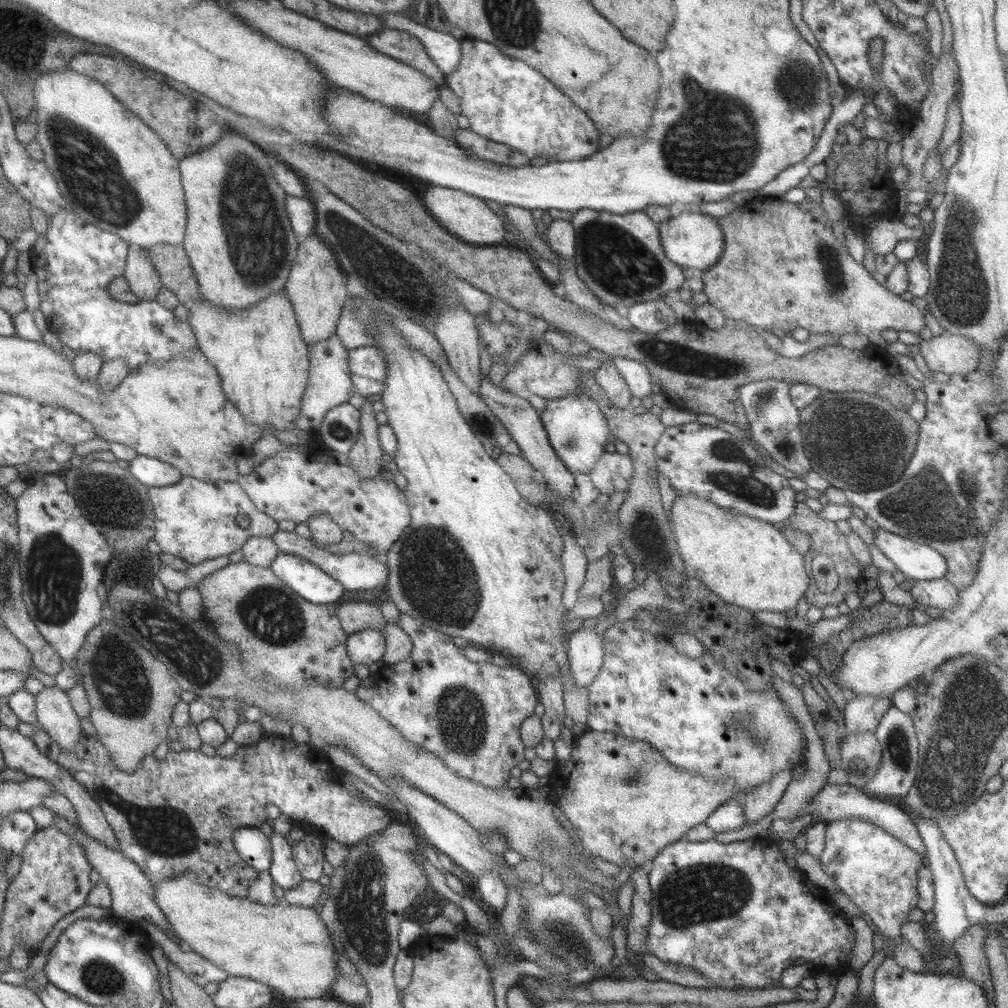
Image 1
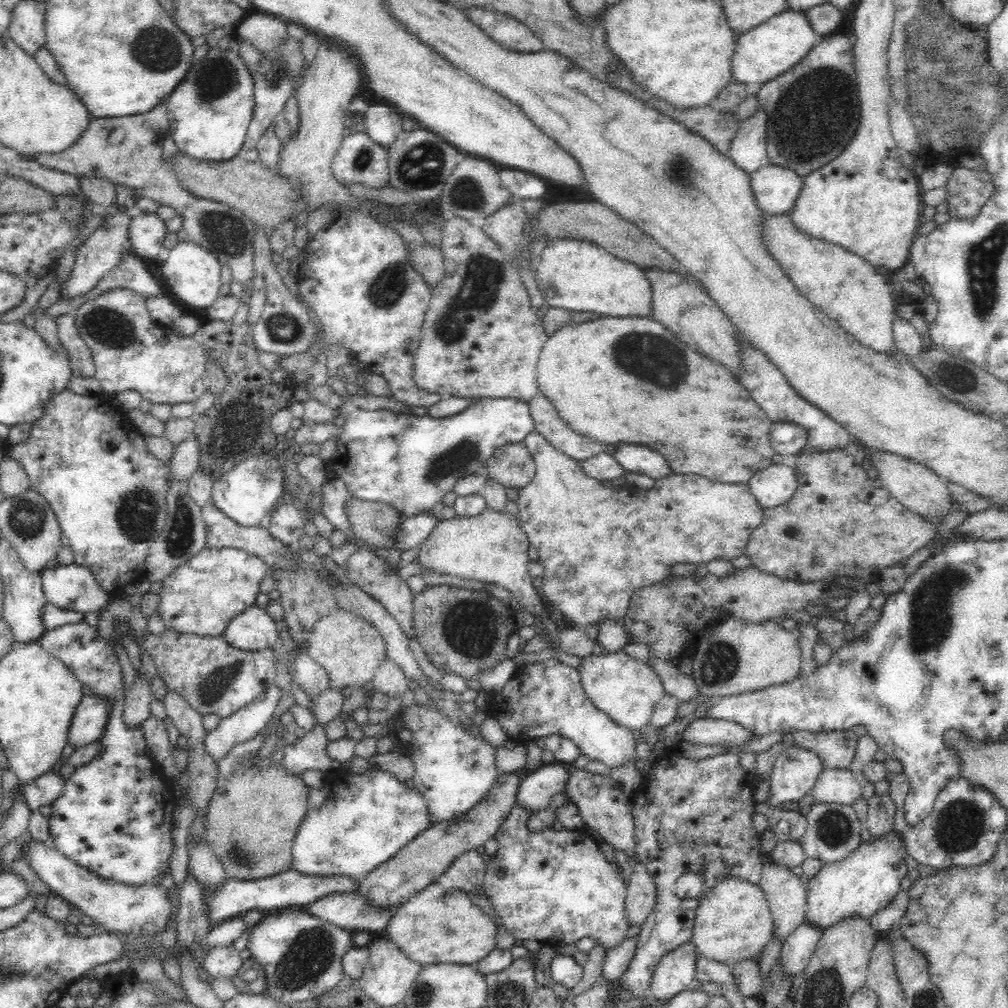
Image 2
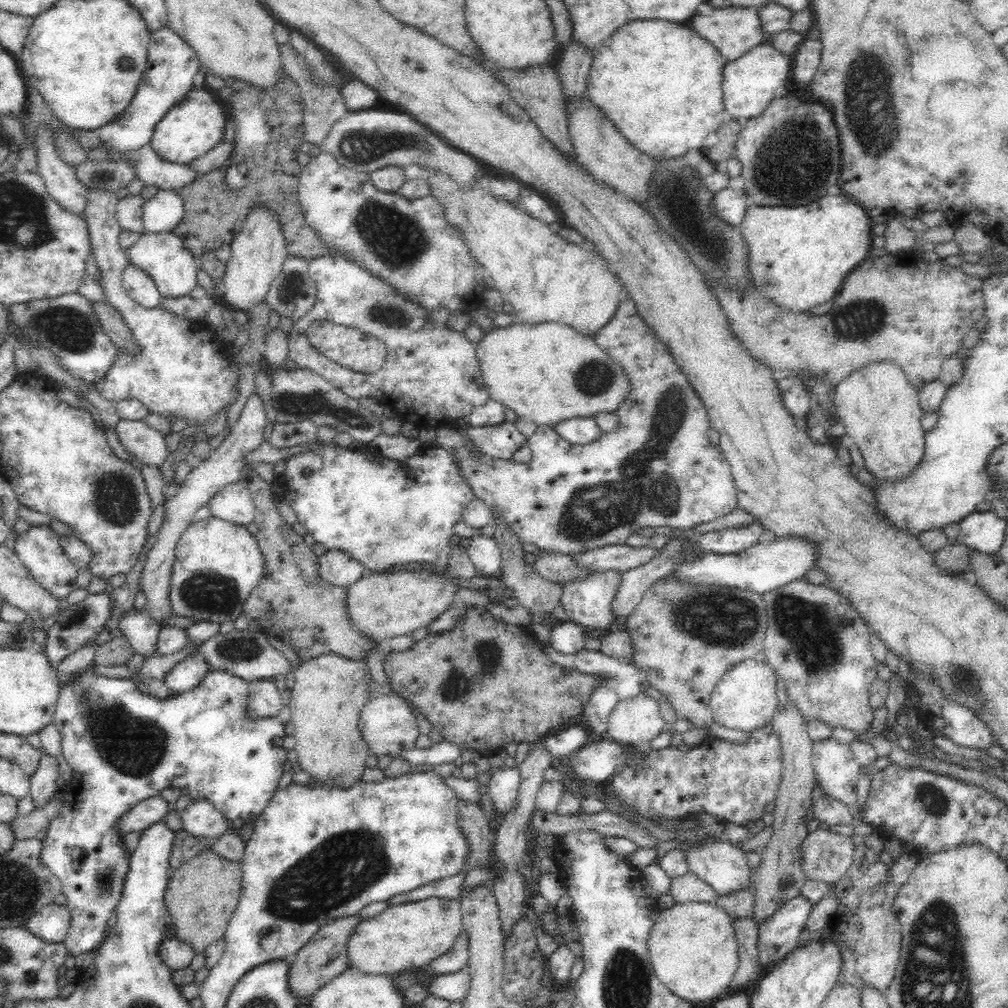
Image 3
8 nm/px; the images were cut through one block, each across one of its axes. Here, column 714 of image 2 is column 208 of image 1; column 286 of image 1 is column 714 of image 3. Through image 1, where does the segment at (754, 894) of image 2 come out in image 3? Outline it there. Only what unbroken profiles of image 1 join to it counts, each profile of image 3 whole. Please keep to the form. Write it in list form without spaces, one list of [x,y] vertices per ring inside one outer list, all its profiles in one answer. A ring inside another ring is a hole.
[[[676,903],[672,908],[662,909],[656,924],[652,926],[652,932],[648,935],[648,951],[650,951],[650,961],[656,970],[656,976],[666,988],[672,991],[672,994],[691,1003],[717,998],[730,986],[732,977],[740,965],[738,948],[731,917],[722,908],[712,903]]]

